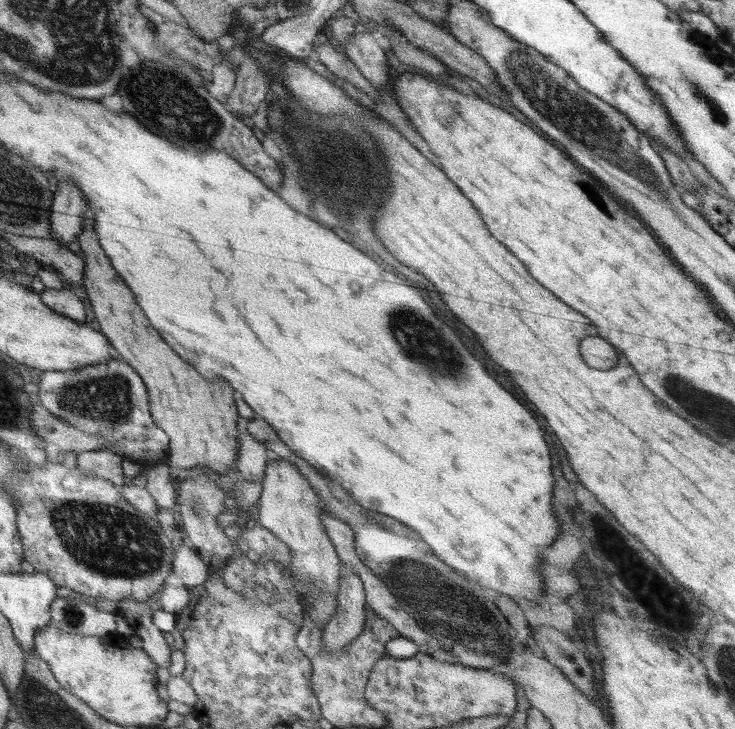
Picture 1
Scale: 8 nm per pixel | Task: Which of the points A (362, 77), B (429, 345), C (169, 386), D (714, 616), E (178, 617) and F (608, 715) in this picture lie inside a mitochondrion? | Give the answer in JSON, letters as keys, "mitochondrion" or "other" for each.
{"A":"other","B":"mitochondrion","C":"other","D":"other","E":"other","F":"other"}

